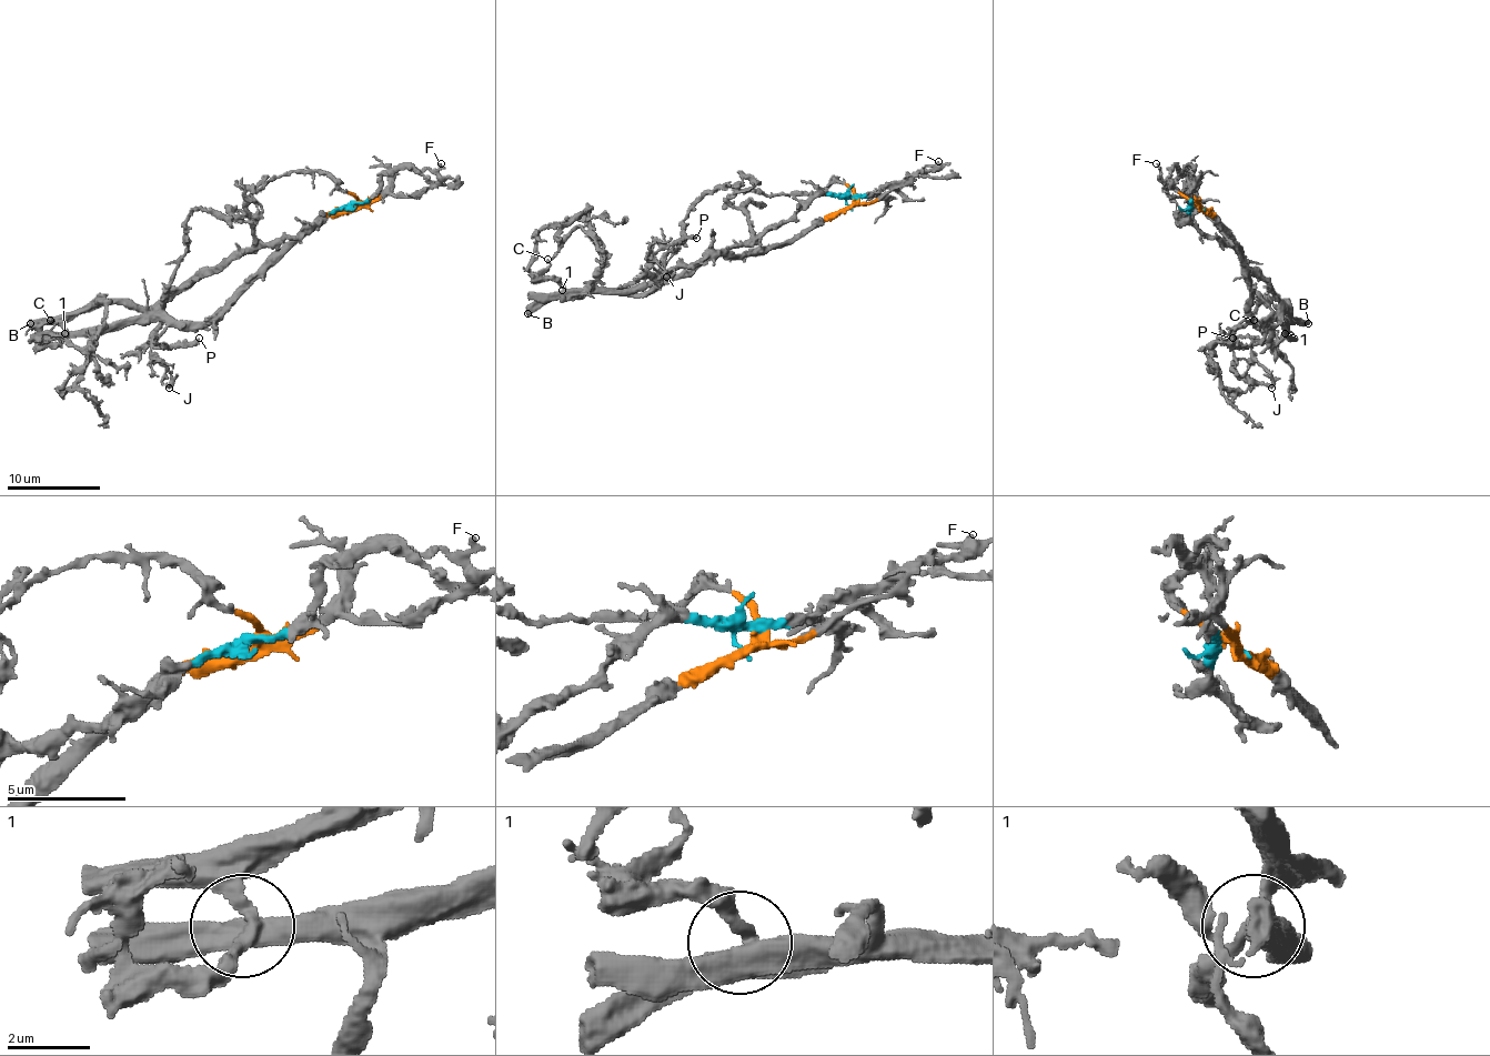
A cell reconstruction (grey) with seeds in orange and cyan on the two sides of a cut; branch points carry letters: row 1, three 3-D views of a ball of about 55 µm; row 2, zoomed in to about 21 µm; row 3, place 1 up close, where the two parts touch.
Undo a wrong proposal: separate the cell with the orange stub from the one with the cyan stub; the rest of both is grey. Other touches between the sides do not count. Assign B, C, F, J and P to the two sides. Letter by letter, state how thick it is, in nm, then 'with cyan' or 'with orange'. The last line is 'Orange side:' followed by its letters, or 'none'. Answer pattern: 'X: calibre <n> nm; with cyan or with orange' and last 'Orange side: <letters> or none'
B: calibre 550 nm; with cyan
C: calibre 220 nm; with cyan
F: calibre 190 nm; with orange
J: calibre 400 nm; with orange
P: calibre 280 nm; with cyan
Orange side: F, J

